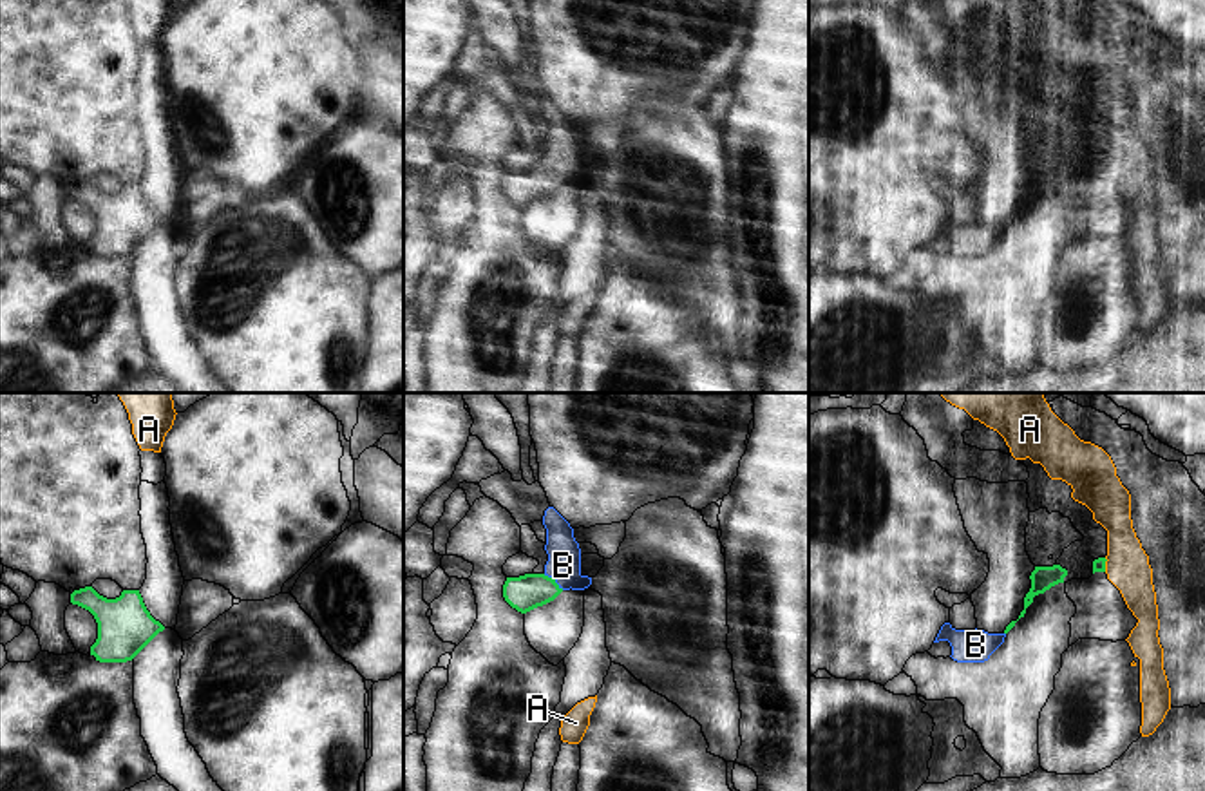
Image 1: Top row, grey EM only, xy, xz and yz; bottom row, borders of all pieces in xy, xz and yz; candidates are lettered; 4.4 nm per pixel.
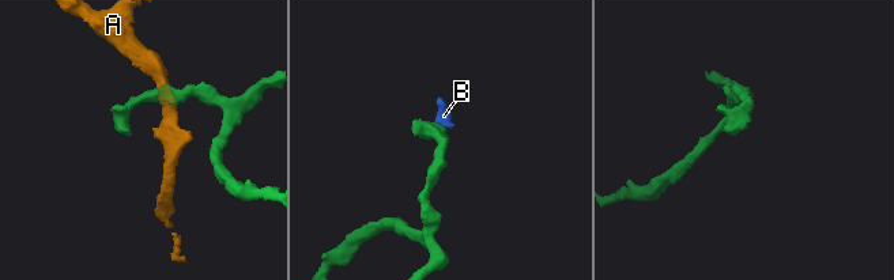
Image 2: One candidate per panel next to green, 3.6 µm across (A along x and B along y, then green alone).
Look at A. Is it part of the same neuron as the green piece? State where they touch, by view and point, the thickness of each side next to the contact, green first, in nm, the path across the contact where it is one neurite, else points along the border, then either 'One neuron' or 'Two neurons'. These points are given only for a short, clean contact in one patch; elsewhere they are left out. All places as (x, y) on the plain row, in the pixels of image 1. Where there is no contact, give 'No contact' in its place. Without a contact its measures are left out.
Touches green at yz (1104, 160). Thickness 60 nm (green) against 190 nm. Boundary: yz (1104, 152), (1106, 165). Two neurons

